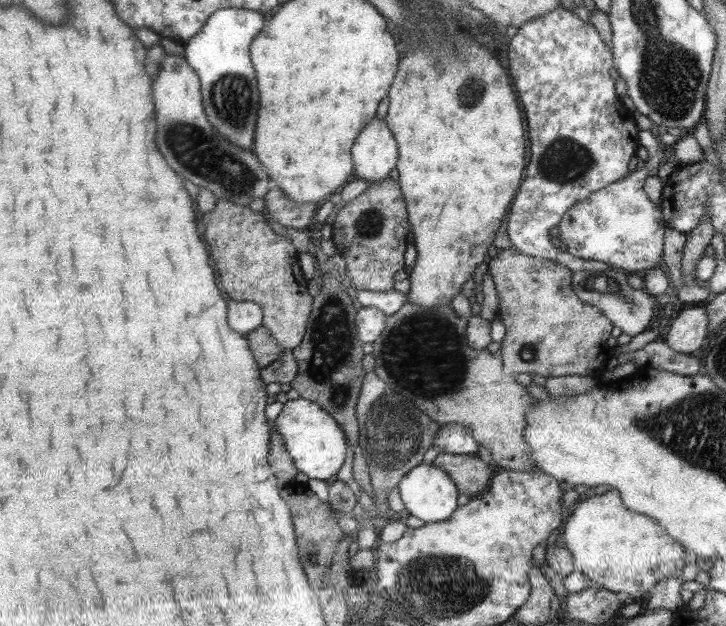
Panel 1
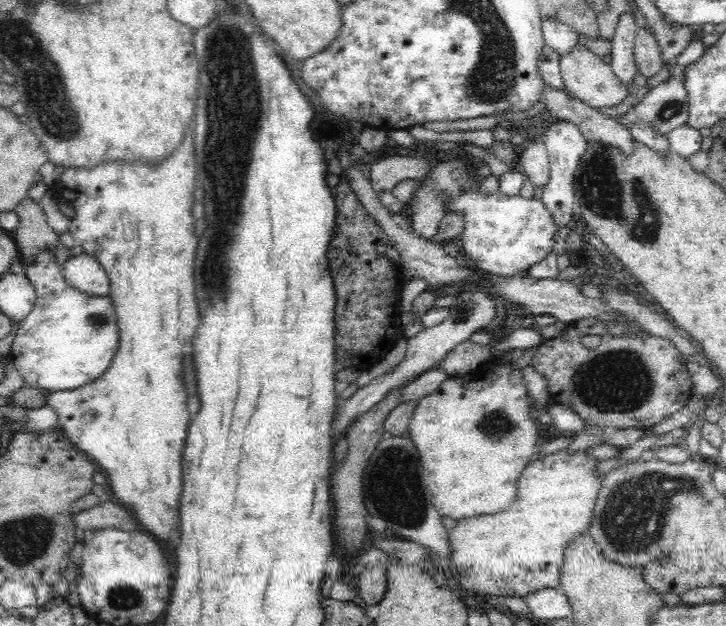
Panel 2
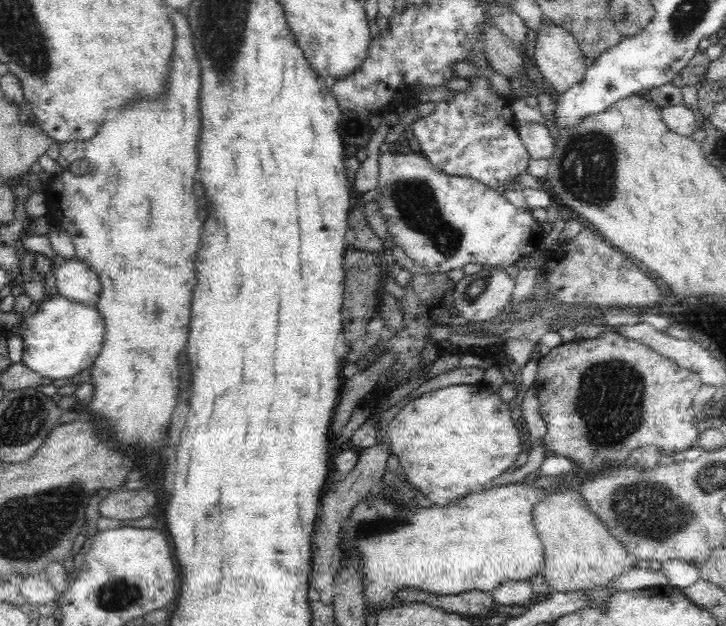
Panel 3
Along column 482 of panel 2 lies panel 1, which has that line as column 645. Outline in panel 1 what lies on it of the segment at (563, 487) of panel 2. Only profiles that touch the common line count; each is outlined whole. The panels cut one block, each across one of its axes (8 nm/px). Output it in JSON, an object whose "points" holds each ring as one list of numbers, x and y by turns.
{"points":[[616,489,596,492,594,496,586,496,564,524,564,542,572,554,575,571,589,576,595,586,630,594,634,601,641,600,661,581,680,580,684,568,688,567,684,546,656,520,624,506,622,495]]}

